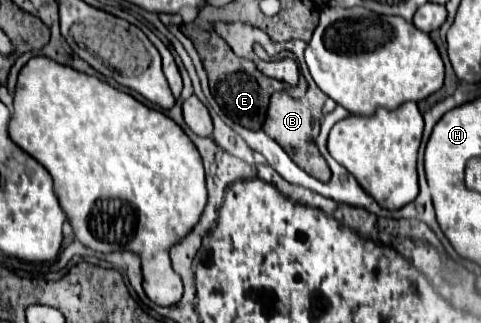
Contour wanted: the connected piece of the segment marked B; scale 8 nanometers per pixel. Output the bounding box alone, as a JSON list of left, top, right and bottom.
[263,66,331,182]

